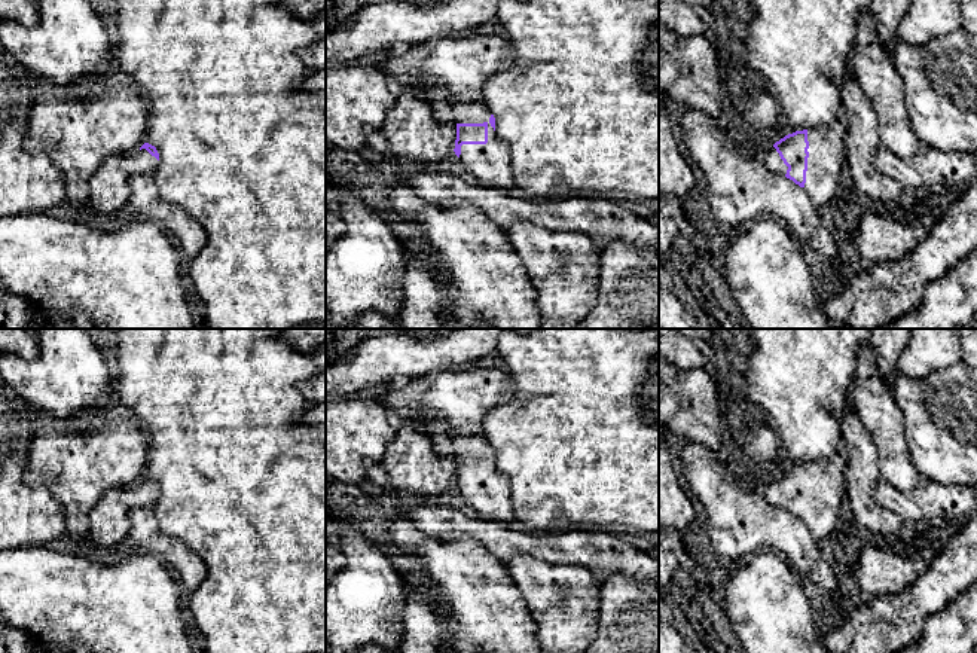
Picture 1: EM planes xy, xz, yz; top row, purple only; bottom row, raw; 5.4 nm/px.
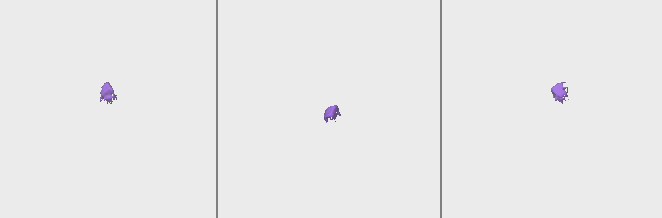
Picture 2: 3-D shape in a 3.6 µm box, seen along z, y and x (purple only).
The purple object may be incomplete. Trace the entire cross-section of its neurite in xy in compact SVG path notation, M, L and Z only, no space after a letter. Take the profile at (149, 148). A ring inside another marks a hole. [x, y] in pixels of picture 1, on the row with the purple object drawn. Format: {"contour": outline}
{"contour": "M149 143L132 153L103 159L89 178L86 208L95 213L119 213L129 207L129 178L135 174L153 174L158 165L159 153Z"}

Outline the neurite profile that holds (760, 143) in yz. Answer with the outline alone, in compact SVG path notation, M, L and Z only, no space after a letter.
M751 129L751 141L749 143L736 143L733 141L735 149L738 153L741 153L744 158L754 158L760 159L764 152L775 144L775 140L772 135L764 135L760 132L755 132Z

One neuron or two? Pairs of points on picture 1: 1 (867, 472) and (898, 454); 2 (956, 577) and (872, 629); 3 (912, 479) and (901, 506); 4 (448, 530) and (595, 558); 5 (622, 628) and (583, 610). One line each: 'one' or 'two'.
1: two
2: one
3: two
4: one
5: two

